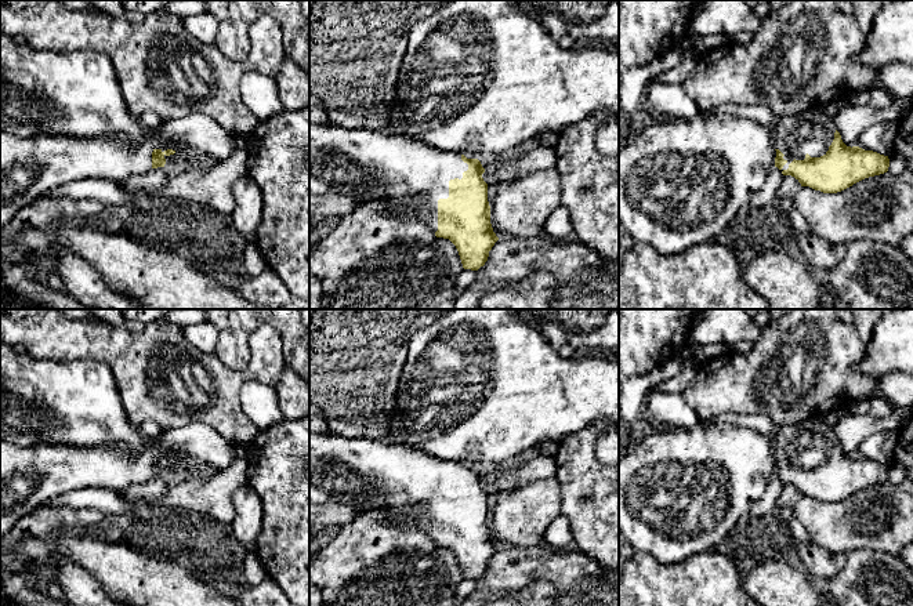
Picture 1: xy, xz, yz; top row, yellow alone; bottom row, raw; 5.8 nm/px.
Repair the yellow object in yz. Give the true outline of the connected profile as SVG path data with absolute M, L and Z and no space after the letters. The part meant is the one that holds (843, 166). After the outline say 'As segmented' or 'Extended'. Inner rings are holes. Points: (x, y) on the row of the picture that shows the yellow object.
M823 106L786 115L779 120L775 130L775 167L783 175L794 177L801 186L809 186L823 193L837 193L865 178L888 171L888 156L859 146L851 148L843 142L834 120Z. Extended

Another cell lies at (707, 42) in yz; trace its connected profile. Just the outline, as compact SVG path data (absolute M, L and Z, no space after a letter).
M706 35L699 36L695 46L698 51L711 50L729 44L731 39L728 35Z

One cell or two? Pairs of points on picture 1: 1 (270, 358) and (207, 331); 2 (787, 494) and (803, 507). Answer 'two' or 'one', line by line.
1: two
2: two

